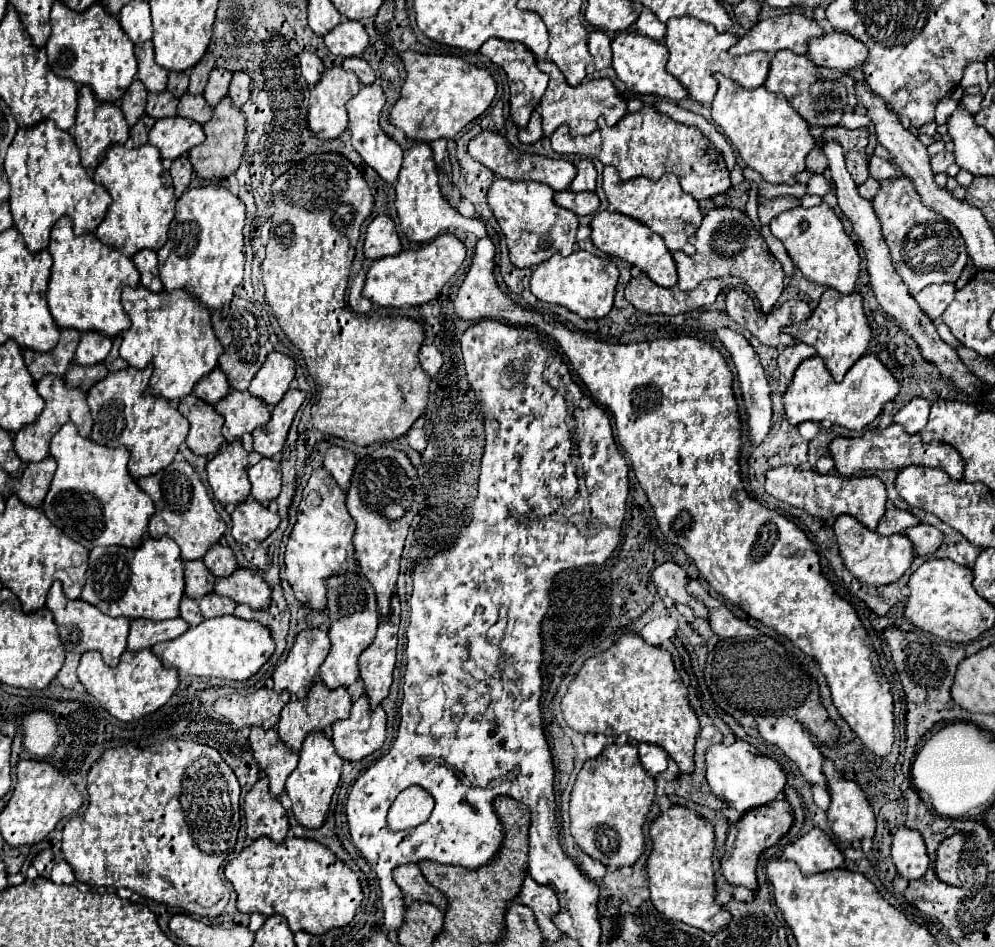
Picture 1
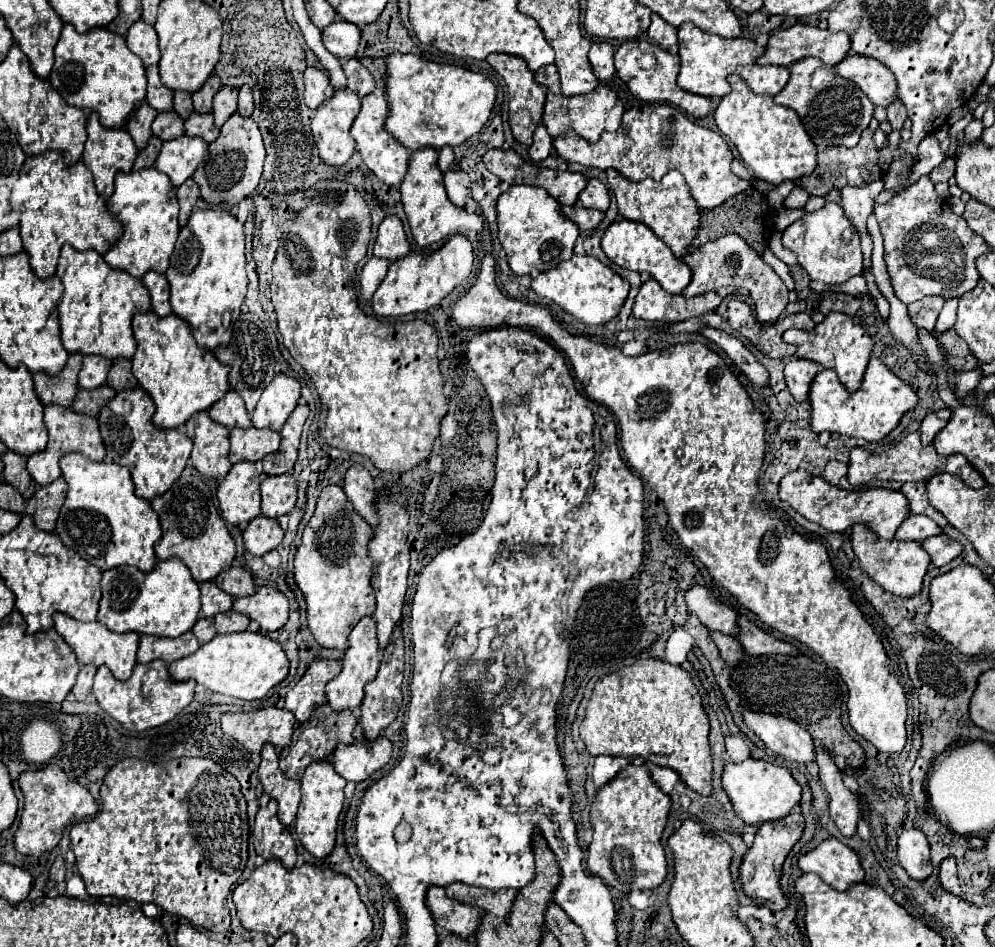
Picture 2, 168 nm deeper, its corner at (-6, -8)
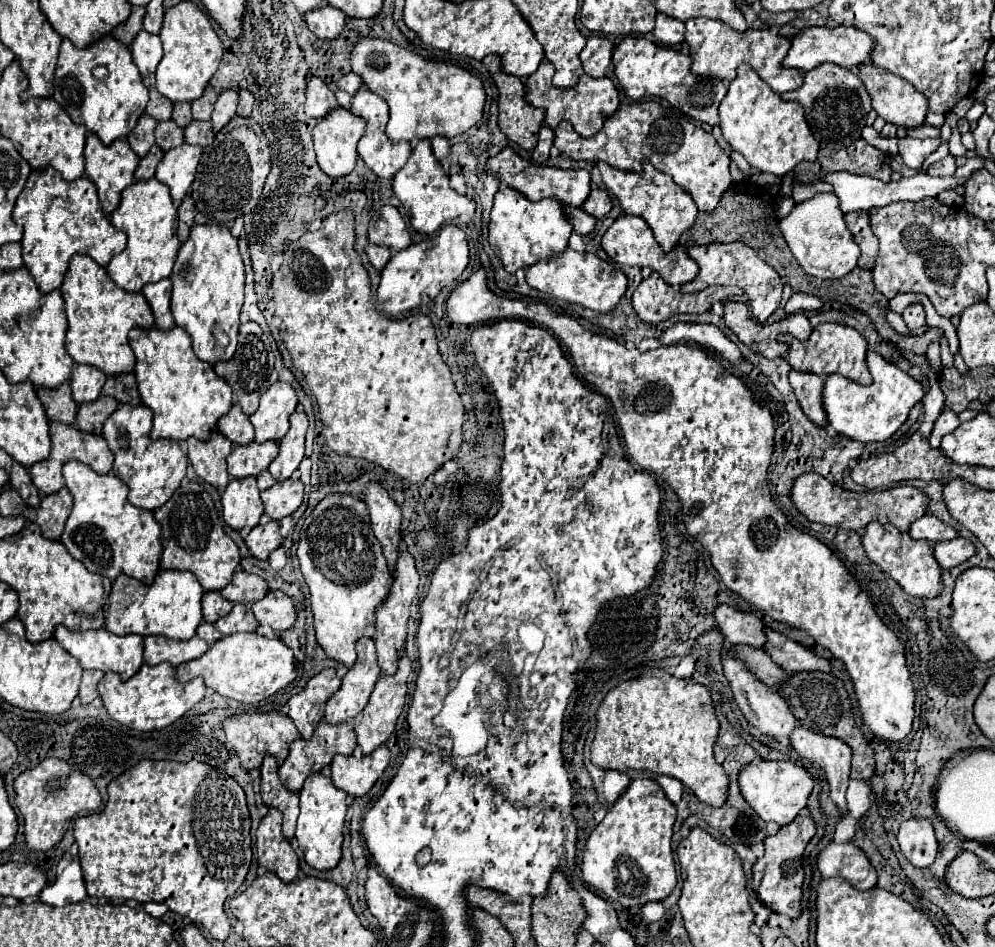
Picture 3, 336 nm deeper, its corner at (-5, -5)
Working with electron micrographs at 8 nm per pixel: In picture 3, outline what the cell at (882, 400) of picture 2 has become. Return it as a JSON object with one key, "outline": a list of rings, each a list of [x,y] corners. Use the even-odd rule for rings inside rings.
{"outline":[[[868,351],[868,369],[874,379],[870,387],[854,383],[842,375],[830,375],[824,383],[824,393],[822,393],[828,423],[840,435],[862,443],[890,439],[908,419],[910,409],[924,397],[924,389],[914,377],[910,377],[896,365],[884,361],[876,351]]]}

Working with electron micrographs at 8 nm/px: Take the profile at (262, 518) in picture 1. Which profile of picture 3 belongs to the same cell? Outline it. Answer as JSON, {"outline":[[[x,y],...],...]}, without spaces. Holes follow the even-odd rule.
{"outline":[[[268,521],[266,525],[256,525],[244,541],[256,559],[268,559],[270,553],[282,545],[280,527],[276,521]]]}

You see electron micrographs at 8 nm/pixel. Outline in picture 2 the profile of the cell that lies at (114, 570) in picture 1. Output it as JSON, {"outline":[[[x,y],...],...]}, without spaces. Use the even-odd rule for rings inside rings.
{"outline":[[[179,558],[159,560],[151,572],[141,572],[135,566],[117,566],[103,572],[101,578],[101,602],[97,620],[105,624],[113,632],[137,632],[137,634],[153,634],[153,636],[181,636],[189,632],[199,618],[201,602],[199,602],[199,584],[193,580],[189,568]]]}

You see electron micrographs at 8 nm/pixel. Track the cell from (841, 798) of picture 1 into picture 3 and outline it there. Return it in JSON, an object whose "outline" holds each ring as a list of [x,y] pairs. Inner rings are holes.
{"outline":[[[798,725],[790,733],[790,743],[800,757],[818,763],[826,771],[828,785],[830,785],[830,797],[846,813],[848,811],[846,809],[846,787],[848,787],[848,775],[850,775],[852,749],[836,737],[812,733],[804,729],[802,725]]]}

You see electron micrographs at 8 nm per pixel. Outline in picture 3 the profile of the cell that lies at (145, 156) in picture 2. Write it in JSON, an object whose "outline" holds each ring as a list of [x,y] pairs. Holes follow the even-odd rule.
{"outline":[[[154,145],[154,147],[150,149],[150,153],[148,153],[144,159],[140,159],[134,177],[136,177],[138,181],[152,179],[152,177],[154,177],[154,171],[156,171],[156,165],[162,161],[162,157],[164,157],[164,151],[162,151],[158,145]]]}

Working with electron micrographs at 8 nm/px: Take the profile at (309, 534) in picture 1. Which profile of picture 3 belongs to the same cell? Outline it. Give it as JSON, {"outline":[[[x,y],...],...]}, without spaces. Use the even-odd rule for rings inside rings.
{"outline":[[[340,493],[322,499],[302,525],[298,559],[300,559],[300,571],[306,579],[312,599],[316,639],[328,657],[352,669],[352,665],[356,663],[356,641],[360,637],[370,637],[370,639],[376,637],[376,609],[386,601],[392,585],[392,573],[386,565],[382,545],[372,533],[366,503],[352,495],[340,495]]]}

